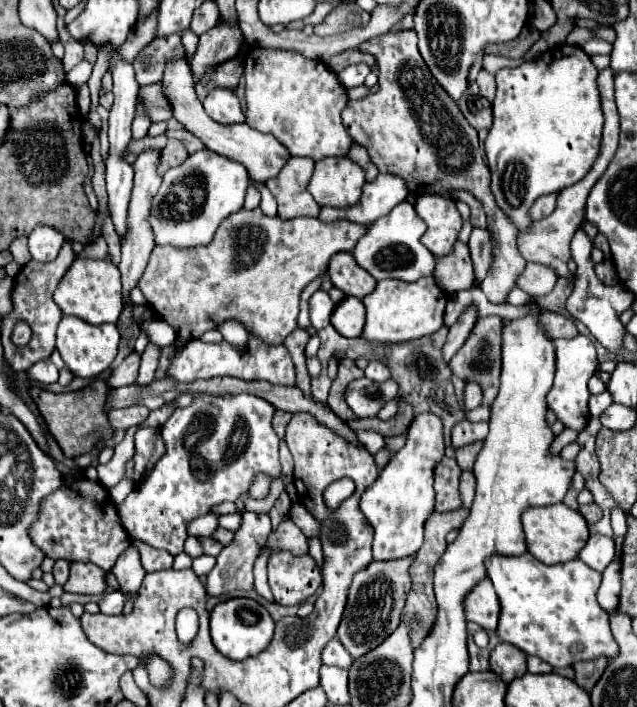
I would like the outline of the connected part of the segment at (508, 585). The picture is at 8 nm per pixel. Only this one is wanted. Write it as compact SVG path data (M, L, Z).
M530 552L522 556L490 556L486 560L488 578L500 598L500 622L496 634L528 656L538 656L554 668L574 662L618 656L618 642L608 626L608 612L598 606L596 592L602 572L592 570L580 558L546 566Z

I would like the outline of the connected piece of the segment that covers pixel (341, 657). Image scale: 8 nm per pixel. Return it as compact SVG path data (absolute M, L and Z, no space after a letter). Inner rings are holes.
M332 638L322 652L322 662L330 666L338 666L338 668L348 668L352 664L352 656L346 652L346 648L342 646L338 638Z

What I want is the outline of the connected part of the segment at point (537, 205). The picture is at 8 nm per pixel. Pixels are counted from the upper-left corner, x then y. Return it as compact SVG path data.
M558 194L540 196L540 198L532 204L532 208L530 208L530 212L528 212L530 220L538 220L538 218L544 218L544 216L550 216L550 214L552 214L552 210L554 210L556 196L558 196Z

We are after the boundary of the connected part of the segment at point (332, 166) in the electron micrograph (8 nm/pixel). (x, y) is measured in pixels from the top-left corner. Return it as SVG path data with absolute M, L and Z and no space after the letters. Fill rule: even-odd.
M322 158L310 180L310 194L320 206L348 208L360 200L364 170L350 158Z

